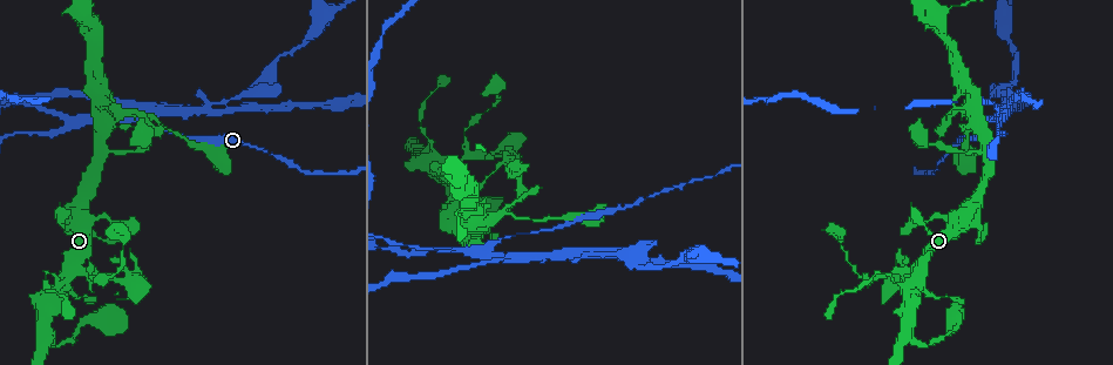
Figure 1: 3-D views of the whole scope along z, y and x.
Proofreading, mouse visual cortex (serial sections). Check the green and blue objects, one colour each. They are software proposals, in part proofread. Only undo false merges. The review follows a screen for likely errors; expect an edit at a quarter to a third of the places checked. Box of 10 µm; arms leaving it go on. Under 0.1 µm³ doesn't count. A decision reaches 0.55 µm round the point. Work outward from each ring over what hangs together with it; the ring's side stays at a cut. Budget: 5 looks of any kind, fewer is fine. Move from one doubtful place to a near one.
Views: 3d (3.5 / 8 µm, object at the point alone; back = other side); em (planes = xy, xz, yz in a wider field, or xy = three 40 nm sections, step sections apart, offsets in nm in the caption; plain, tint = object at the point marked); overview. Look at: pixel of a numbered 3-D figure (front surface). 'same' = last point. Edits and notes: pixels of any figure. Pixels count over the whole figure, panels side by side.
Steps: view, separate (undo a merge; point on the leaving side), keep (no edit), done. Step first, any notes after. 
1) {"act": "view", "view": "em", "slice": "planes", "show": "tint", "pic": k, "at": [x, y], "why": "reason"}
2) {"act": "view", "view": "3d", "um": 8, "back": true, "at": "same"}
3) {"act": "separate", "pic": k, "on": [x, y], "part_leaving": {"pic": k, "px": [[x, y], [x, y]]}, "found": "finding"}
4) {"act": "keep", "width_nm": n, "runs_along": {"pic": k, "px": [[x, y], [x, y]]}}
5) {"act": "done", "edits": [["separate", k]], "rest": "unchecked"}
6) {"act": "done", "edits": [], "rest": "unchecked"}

{"act": "view", "view": "3d", "um": 8, "pic": 1, "at": [49, 336], "why": "small branch off a trunk"}

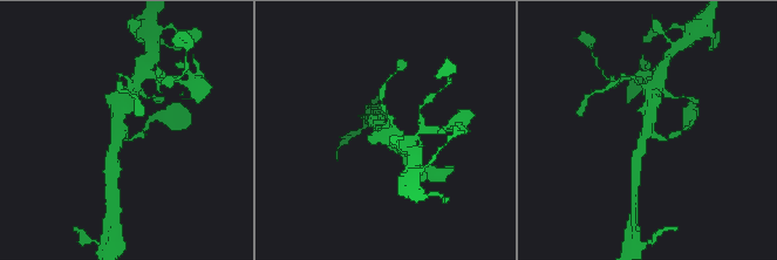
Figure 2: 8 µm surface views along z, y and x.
{"act": "view", "view": "em", "slice": "xy", "step": 2, "show": "tint", "at": "same"}

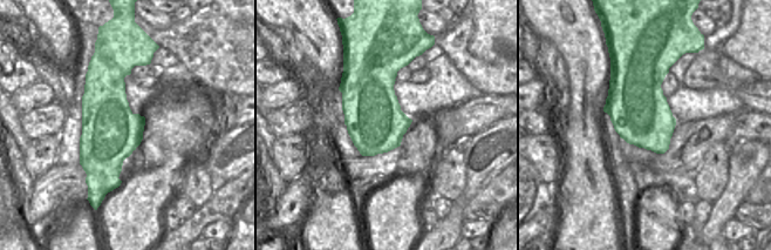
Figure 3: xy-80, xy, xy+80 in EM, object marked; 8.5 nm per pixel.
{"act": "keep", "width_nm": 500, "runs_along": {"pic": 2, "px": [[653, 96], [649, 129], [663, 141], [672, 136]]}, "found": "all the same cell"}

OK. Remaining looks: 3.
{"act": "view", "view": "3d", "um": 3.5, "pic": 1, "at": [995, 120], "why": "thick turns thin"}

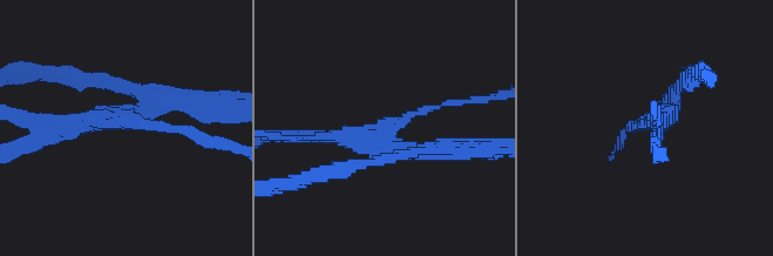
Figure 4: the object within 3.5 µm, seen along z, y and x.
{"act": "view", "view": "em", "slice": "xy", "step": 3, "show": "tint", "pic": 4, "at": [129, 116]}

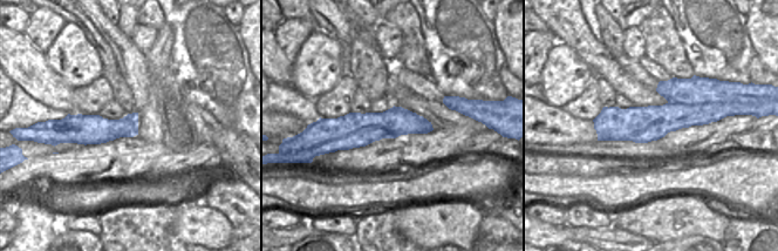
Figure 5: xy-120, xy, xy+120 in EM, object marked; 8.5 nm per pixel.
{"act": "view", "view": "em", "slice": "xy", "step": 2, "show": "tint", "at": "same", "why": "cut it another way"}

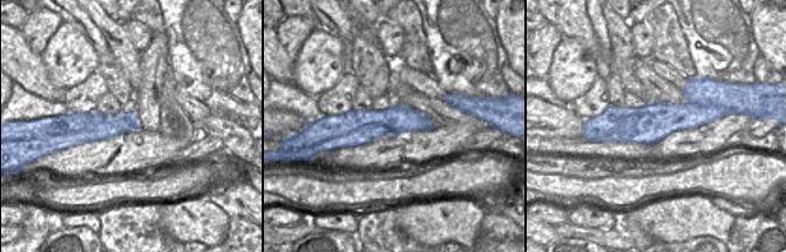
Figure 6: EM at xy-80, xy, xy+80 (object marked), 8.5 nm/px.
{"act": "separate", "pic": 4, "on": [72, 82], "width_nm": 260, "part_leaving": {"pic": 4, "px": [[391, 136], [415, 154], [499, 148]]}, "found": "a second cell is stuck on"}

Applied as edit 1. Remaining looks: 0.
{"act": "done", "edits": [["separate", 4]], "rest": "unchecked"}

